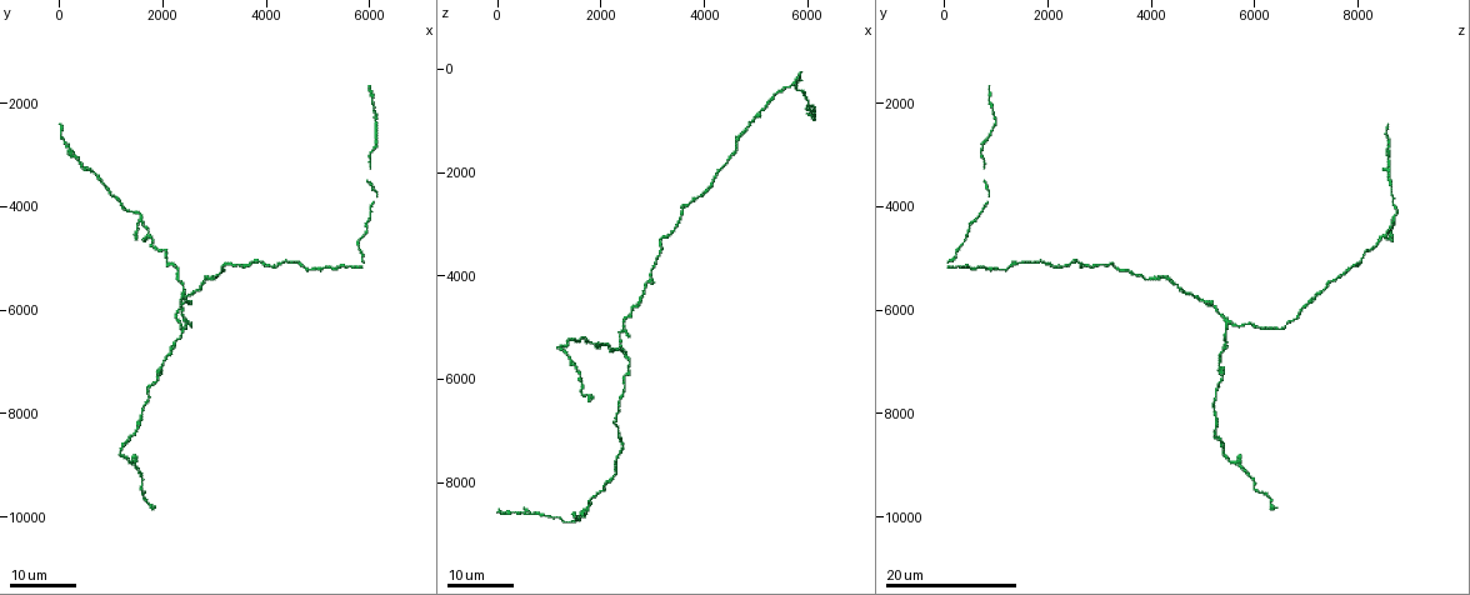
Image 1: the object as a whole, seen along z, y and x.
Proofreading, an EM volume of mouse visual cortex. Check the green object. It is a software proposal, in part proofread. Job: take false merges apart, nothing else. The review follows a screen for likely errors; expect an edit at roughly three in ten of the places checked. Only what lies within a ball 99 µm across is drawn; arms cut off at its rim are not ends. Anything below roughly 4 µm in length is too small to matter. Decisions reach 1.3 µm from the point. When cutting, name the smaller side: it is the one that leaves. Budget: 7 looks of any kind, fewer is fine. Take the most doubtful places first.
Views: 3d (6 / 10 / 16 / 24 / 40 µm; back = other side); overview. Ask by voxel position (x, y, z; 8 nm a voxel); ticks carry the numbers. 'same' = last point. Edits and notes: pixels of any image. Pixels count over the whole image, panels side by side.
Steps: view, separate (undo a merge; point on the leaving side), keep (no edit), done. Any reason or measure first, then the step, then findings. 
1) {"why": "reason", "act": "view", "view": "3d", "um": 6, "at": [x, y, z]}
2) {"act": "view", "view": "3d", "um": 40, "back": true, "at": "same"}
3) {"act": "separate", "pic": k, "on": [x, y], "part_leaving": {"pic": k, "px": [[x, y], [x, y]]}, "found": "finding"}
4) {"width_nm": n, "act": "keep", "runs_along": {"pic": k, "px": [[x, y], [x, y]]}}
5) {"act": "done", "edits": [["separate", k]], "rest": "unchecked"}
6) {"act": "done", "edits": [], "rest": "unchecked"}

{"act": "view", "view": "3d", "um": 16, "at": [2450, 6250, 5450]}

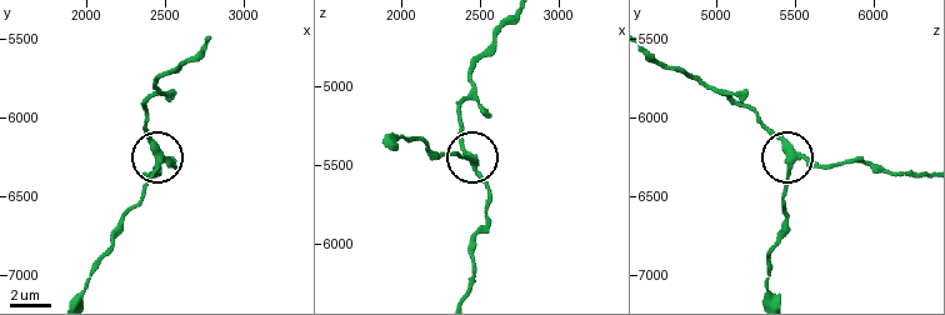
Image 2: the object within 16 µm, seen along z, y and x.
{"act": "view", "view": "3d", "um": 6, "at": [2480, 6260, 5480]}

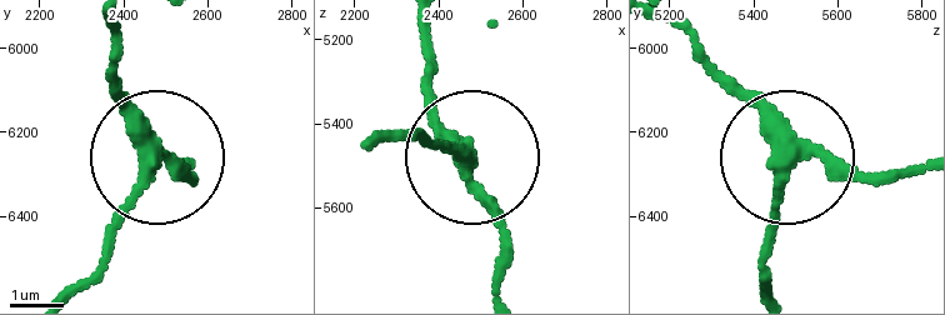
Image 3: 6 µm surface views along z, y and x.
{"width_nm": 280, "act": "keep", "runs_along": {"pic": 3, "px": [[425, 34], [434, 114], [465, 154], [403, 141]]}, "found": "one neuron here"}

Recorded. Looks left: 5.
{"why": "side arm on a straight run", "act": "view", "view": "3d", "um": 16, "at": [1750, 4450, 8550]}

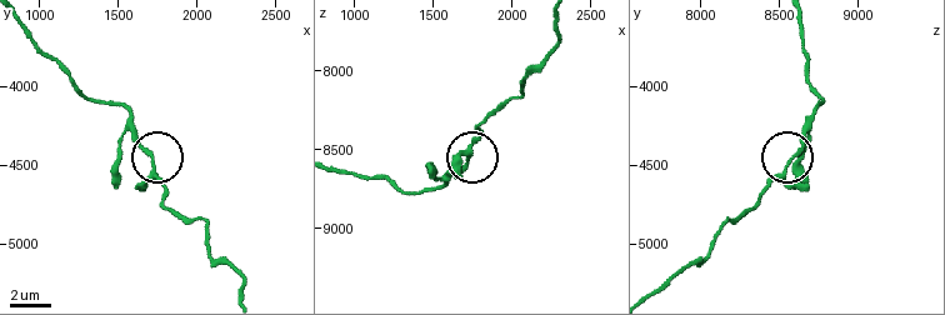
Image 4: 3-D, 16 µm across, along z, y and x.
{"act": "view", "view": "3d", "um": 10, "at": [1740, 4500, 8560]}

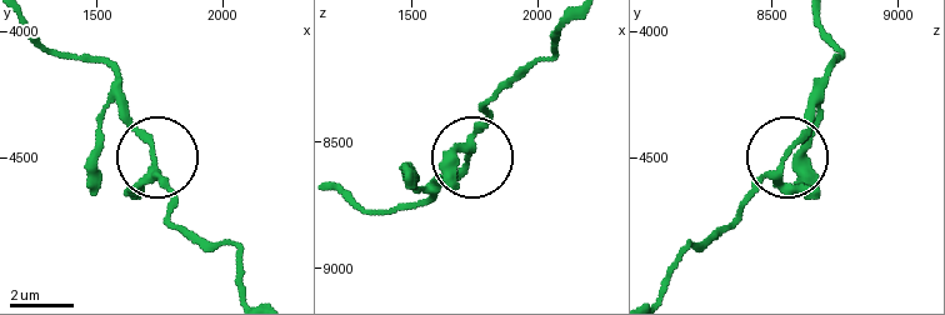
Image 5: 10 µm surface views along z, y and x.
{"act": "view", "view": "3d", "um": 10, "back": true, "at": [1720, 4480, 8570]}

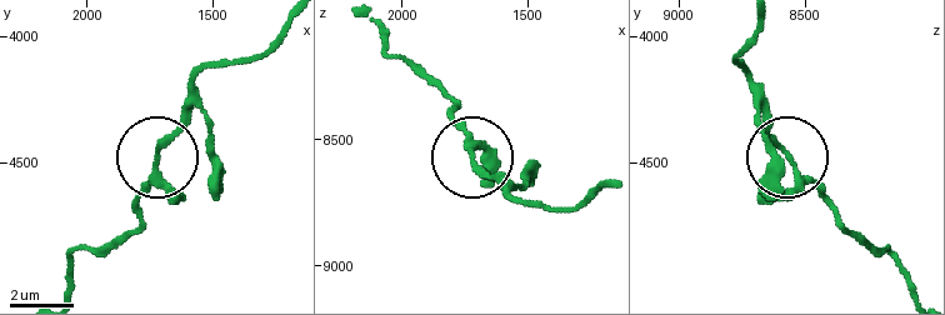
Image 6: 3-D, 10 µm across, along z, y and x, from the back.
{"arms": 3, "act": "keep", "runs_along": {"pic": 6, "px": [[379, 28], [451, 100], [473, 161], [515, 180]]}, "found": "all the same neuron"}

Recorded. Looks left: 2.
{"act": "done", "edits": [], "rest": "unchecked"}

